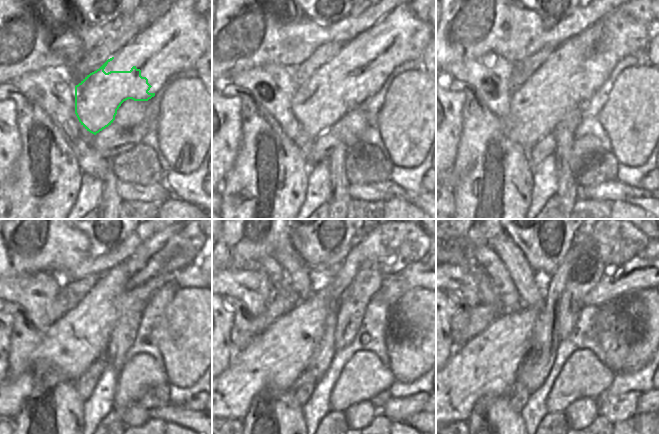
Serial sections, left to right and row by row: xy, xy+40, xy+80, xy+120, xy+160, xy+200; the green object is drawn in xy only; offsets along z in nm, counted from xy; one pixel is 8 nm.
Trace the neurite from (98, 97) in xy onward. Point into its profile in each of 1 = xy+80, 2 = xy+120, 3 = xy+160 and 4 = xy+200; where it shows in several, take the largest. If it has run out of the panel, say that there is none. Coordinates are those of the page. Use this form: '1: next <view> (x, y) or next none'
1: next xy+80 (537, 107)
2: next xy+120 (82, 336)
3: next xy+160 (275, 359)
4: next xy+200 (486, 366)

